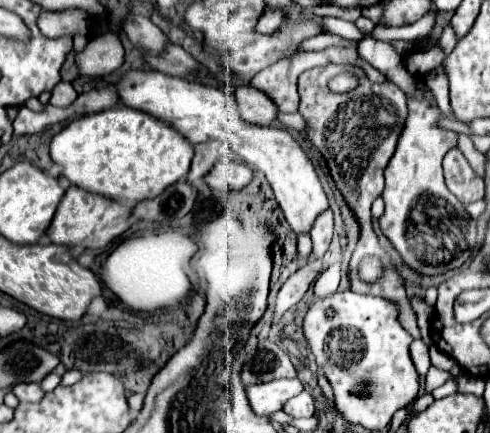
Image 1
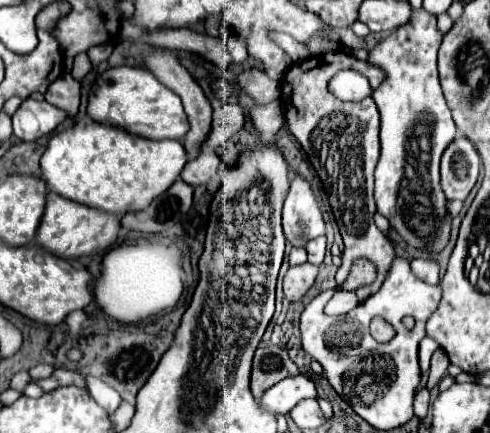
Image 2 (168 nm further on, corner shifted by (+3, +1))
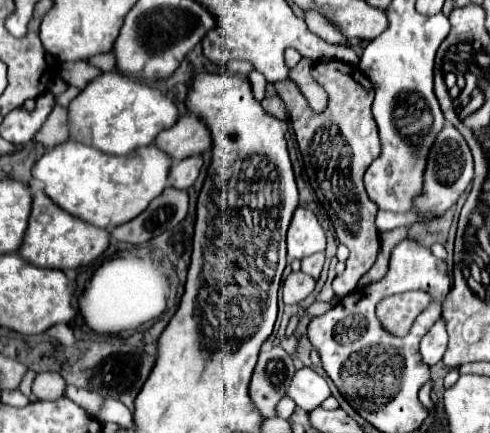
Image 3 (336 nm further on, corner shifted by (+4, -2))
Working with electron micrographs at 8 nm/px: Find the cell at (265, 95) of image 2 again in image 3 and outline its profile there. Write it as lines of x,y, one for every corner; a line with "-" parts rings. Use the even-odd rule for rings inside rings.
265,96
261,104
263,104
263,108
265,108
269,114
273,114
273,116
277,114
279,118
287,120
289,114
287,114
287,108
285,108
285,104
283,104
283,100
281,100
279,96

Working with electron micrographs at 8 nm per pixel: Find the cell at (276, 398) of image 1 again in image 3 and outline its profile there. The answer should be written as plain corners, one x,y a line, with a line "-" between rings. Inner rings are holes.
301,368
295,372
285,396
291,398
297,408
309,412
329,398
329,394
331,392
323,376
319,376
313,368

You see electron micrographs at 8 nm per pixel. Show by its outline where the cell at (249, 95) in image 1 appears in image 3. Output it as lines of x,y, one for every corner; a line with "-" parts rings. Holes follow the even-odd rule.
185,114
173,128
157,136
155,146
165,150
173,162
179,162
209,150
213,146
213,134
209,134
209,126
199,116

